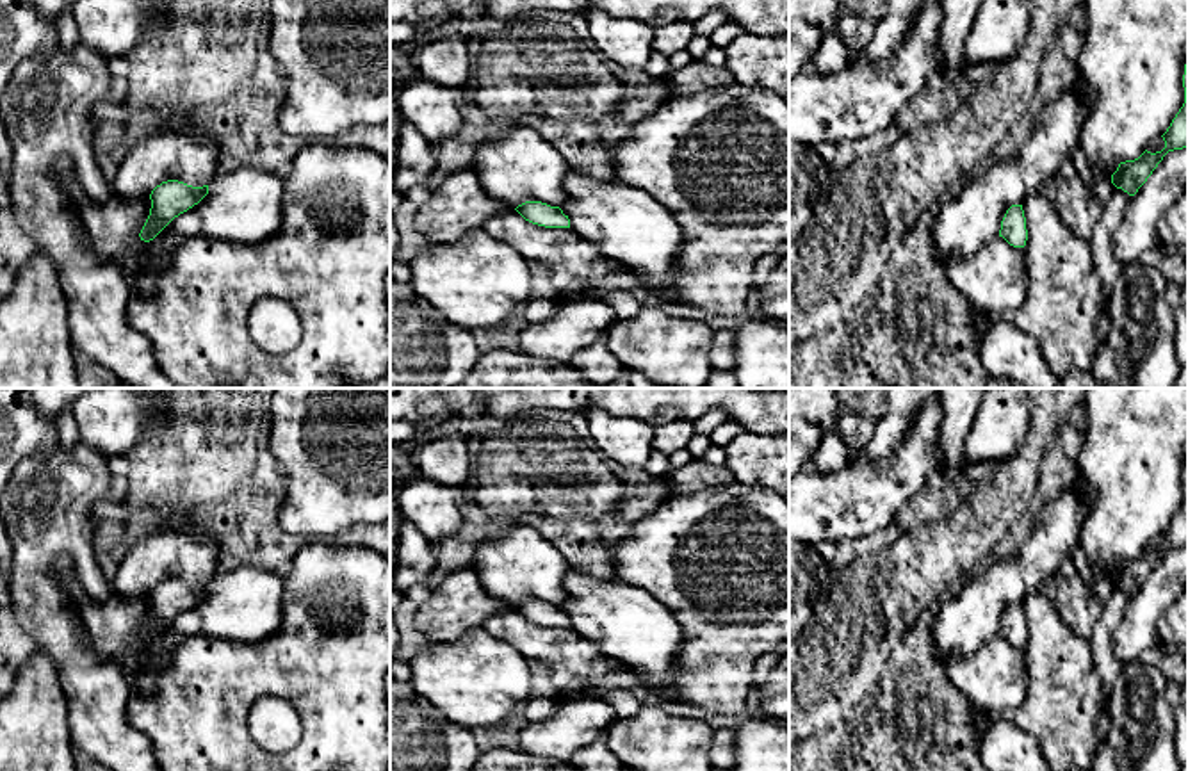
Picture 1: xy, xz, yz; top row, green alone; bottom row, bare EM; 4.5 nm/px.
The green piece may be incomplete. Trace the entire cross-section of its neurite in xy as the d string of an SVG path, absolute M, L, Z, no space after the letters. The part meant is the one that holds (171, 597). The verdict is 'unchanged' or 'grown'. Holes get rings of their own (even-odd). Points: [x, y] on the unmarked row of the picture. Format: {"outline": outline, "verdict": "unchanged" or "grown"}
{"outline": "M178 579L157 584L151 593L150 614L139 632L141 639L153 639L175 616L198 604L208 593L208 584L192 586Z", "verdict": "unchanged"}

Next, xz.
{"outline": "M525 600L515 607L525 620L545 627L570 627L568 614L559 605L541 600Z", "verdict": "unchanged"}

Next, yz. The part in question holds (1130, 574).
{"outline": "M1188 459L1184 463L1183 486L1184 502L1161 534L1165 547L1156 552L1145 548L1138 557L1120 561L1111 573L1111 582L1129 595L1138 591L1168 550L1188 547Z", "verdict": "unchanged"}

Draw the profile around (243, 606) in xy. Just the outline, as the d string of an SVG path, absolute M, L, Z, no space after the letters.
M255 564L216 573L208 593L150 641L134 675L137 694L155 693L157 677L169 664L169 655L191 637L255 645L274 634L283 621L285 588L285 573Z

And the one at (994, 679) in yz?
M1003 636L990 639L969 657L953 657L946 671L971 710L999 714L1017 709L1028 696L1024 646L1013 646Z

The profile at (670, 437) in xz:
M679 418L655 427L652 447L654 450L670 456L675 450L688 447L691 436L693 436L693 422Z

